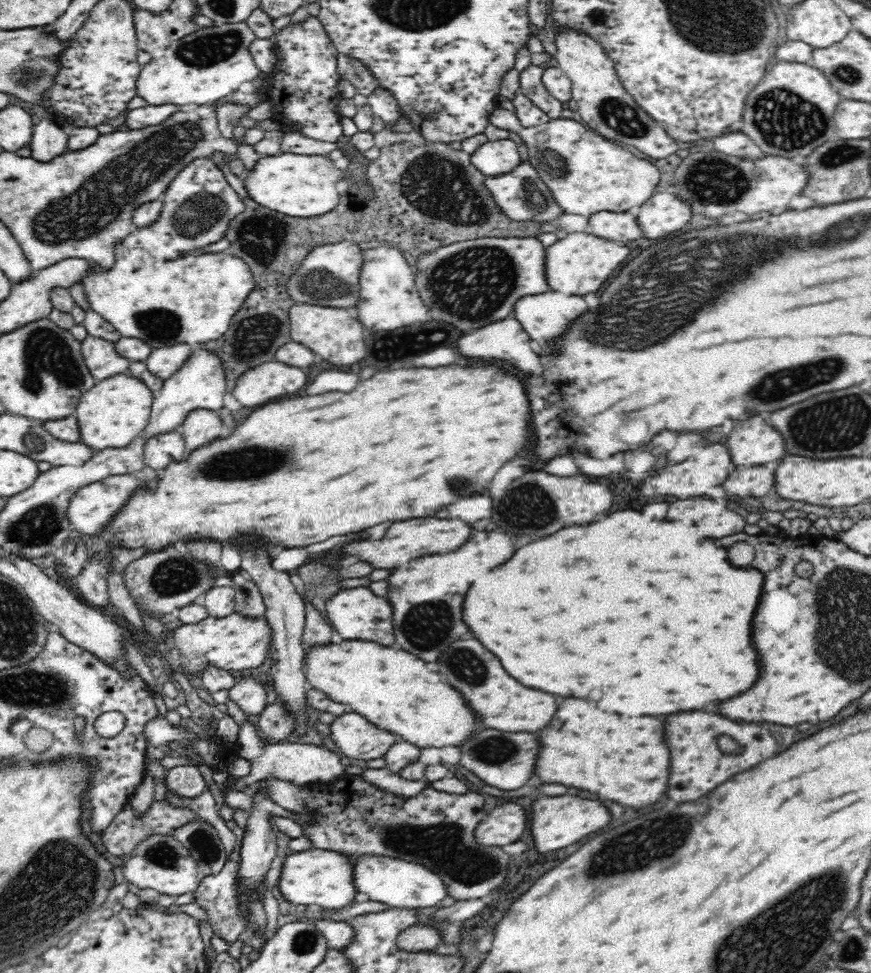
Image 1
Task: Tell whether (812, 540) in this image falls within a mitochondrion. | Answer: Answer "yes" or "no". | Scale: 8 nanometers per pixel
no

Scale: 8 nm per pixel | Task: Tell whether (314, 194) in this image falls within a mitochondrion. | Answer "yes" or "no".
no

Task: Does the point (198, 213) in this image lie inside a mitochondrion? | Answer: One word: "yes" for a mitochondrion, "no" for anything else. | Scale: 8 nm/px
yes

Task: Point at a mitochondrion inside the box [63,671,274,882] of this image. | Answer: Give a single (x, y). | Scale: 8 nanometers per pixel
(204, 845)

